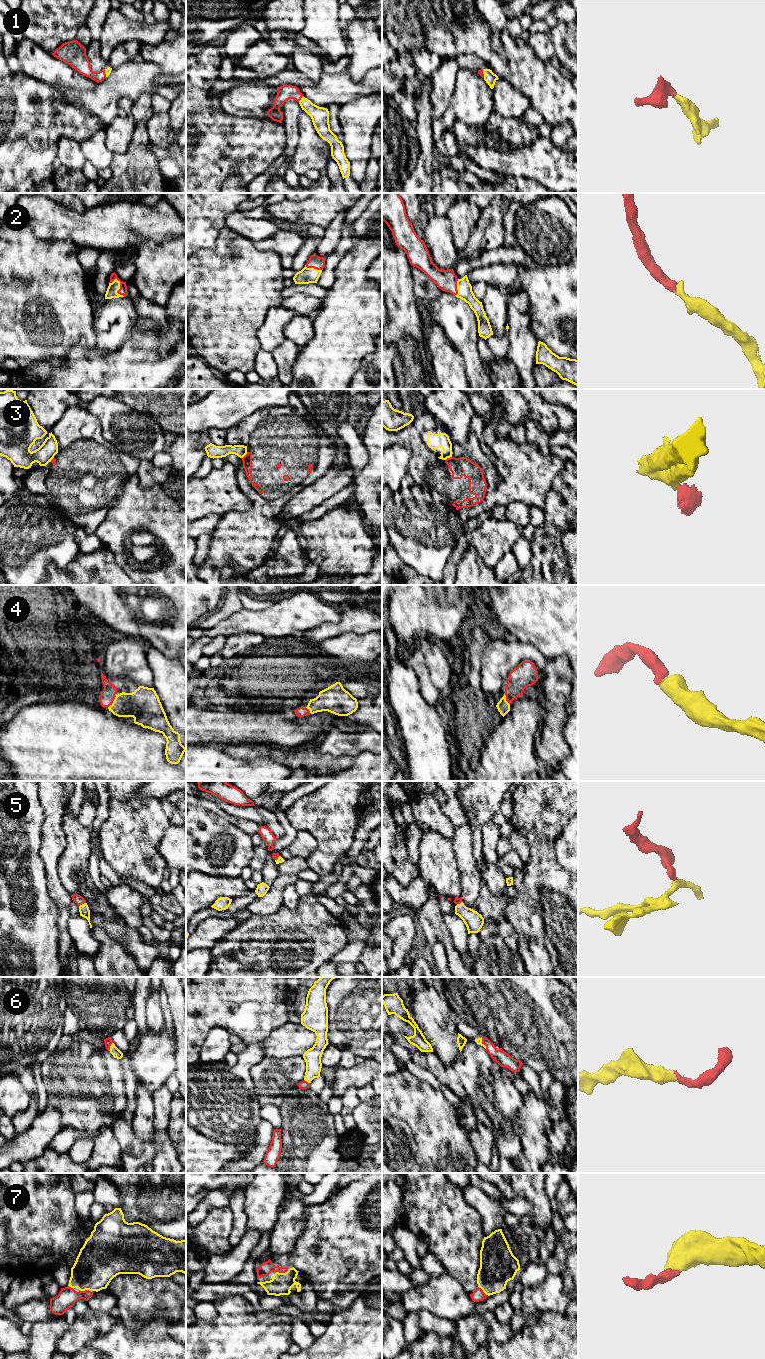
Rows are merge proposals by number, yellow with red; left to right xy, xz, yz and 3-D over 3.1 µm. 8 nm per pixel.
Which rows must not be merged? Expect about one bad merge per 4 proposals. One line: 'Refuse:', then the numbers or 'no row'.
Refuse: 3

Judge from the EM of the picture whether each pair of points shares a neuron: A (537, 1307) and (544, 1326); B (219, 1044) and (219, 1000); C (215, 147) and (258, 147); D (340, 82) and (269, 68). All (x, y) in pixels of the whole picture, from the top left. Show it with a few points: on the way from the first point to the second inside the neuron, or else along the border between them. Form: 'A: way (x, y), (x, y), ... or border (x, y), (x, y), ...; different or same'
A: border (563, 1312), (536, 1314), (526, 1322); different
B: border (230, 1033), (221, 1027), (213, 1027), (202, 1043); different
C: way (226, 147), (247, 147); same
D: border (284, 69), (271, 75), (258, 73); different

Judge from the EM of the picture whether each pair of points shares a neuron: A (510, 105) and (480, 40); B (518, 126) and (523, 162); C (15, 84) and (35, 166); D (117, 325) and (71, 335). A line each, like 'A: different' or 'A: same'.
A: different
B: different
C: same
D: different

